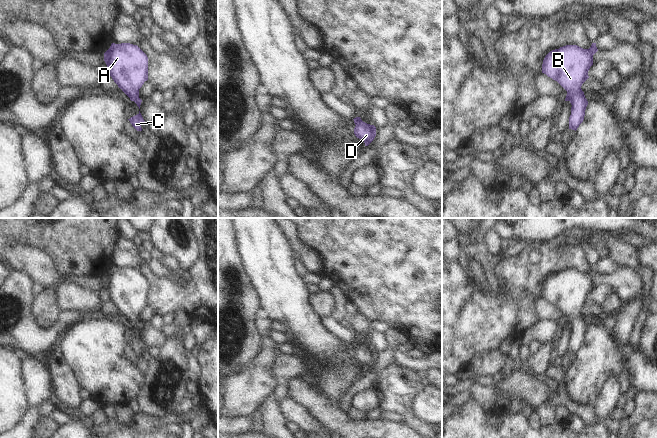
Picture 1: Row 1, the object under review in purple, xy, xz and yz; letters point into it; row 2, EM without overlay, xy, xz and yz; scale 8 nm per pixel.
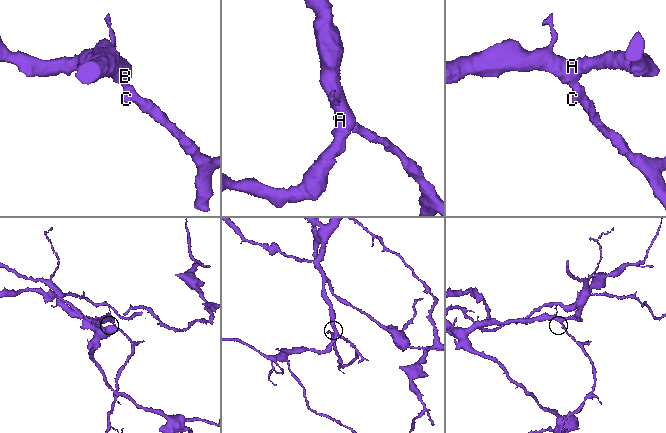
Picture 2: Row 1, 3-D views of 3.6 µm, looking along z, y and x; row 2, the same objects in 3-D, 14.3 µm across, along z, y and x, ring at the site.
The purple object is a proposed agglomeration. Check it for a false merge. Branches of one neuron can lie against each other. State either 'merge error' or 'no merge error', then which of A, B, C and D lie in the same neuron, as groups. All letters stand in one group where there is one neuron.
no merge error; groups A B C D

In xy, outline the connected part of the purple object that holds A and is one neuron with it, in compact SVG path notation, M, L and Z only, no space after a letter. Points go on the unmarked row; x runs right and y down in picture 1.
M130 267L115 268L104 277L109 300L140 333L139 313L148 304L148 281Z

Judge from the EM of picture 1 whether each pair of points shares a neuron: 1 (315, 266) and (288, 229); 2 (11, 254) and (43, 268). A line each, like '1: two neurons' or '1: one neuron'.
1: one neuron
2: one neuron

